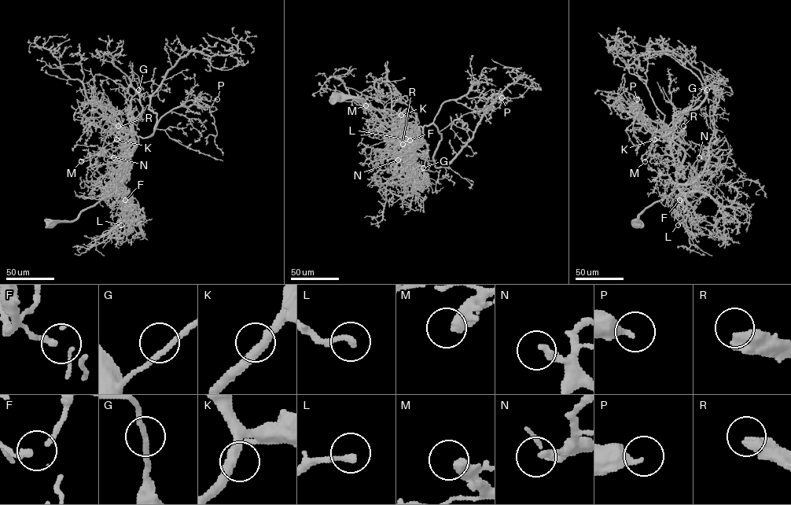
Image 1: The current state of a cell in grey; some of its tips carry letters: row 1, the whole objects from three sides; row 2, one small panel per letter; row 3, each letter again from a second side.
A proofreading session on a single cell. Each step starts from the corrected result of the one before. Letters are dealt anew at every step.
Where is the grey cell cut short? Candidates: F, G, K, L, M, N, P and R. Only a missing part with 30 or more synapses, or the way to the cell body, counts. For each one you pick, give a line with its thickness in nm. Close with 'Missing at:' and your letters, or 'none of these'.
N: 240 nm
R: 500 nm
Missing at: N, R

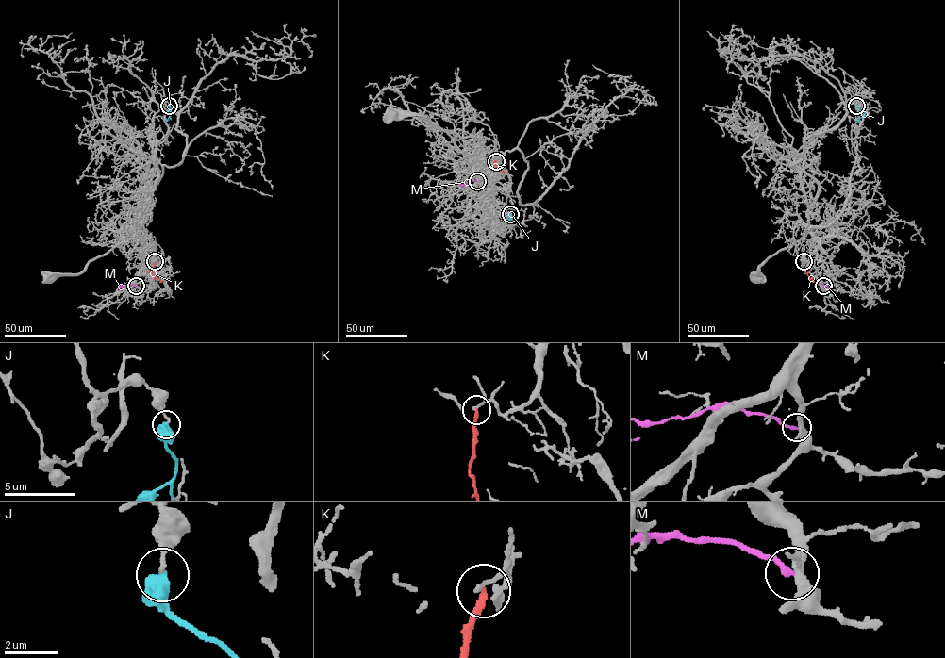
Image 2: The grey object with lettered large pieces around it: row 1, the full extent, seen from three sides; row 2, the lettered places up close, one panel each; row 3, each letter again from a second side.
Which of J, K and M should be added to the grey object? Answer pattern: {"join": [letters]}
{"join": []}

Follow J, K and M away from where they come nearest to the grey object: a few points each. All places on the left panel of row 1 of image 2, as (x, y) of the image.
J: (169, 106), (170, 117), (166, 118)
K: (155, 261), (153, 273), (163, 281)
M: (136, 286), (121, 285), (119, 289)

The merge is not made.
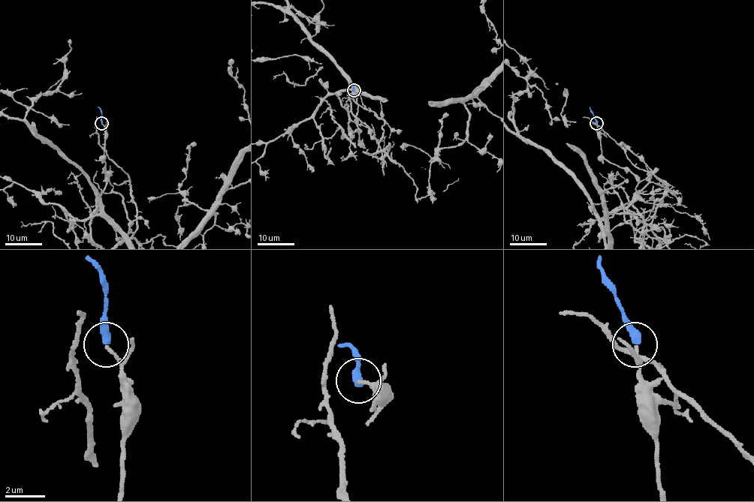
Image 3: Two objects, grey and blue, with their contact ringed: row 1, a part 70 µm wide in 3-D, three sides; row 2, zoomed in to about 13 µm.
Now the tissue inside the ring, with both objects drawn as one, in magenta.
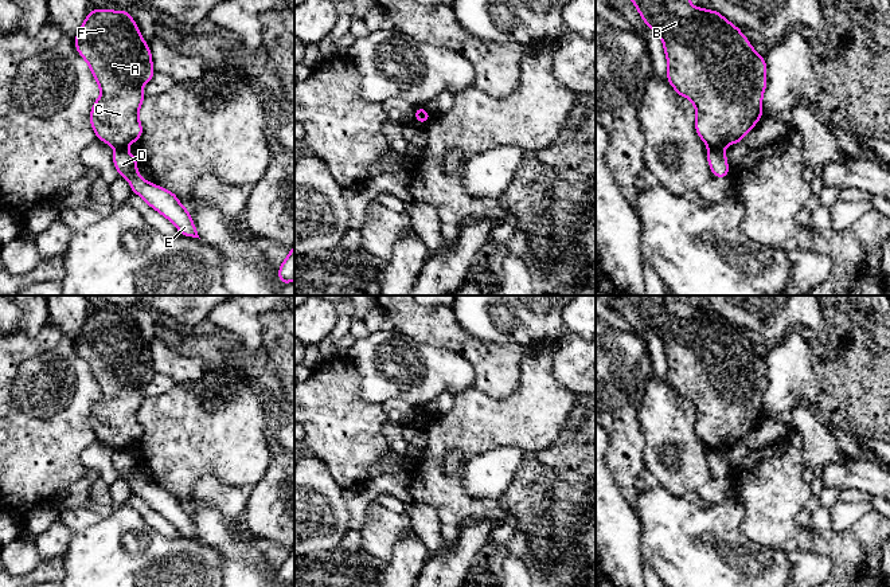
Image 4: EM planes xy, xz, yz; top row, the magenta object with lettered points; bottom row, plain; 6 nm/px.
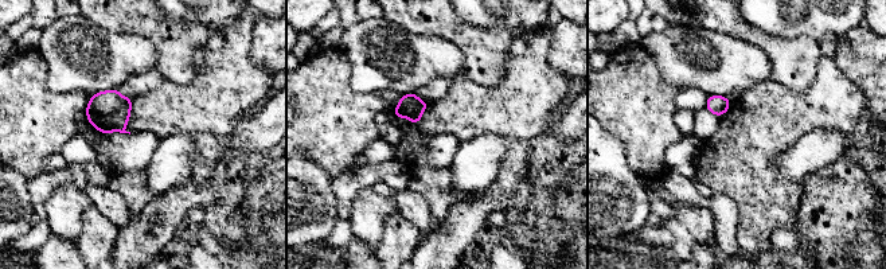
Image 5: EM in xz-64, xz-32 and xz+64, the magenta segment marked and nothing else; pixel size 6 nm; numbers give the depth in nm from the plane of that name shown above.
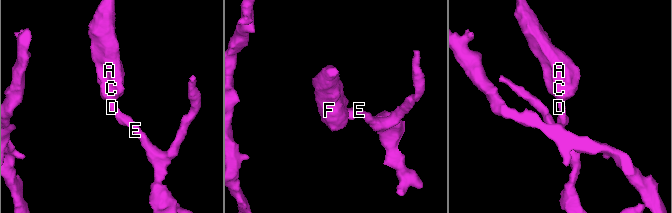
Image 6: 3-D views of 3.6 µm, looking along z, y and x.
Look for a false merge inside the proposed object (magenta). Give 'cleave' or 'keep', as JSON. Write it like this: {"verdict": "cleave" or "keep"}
{"verdict": "cleave"}

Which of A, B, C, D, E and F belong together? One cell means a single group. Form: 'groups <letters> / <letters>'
groups A B C F / D E

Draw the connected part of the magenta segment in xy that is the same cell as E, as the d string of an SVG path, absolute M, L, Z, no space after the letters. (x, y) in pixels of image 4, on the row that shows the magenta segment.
M126 148L114 150L113 164L118 175L128 179L132 192L137 193L149 207L173 223L183 236L199 238L188 210L181 206L176 195L140 177L137 163Z

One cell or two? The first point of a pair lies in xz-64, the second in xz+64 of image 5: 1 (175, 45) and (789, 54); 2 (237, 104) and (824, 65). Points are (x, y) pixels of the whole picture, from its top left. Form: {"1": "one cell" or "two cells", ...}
{"1": "one cell", "2": "one cell"}

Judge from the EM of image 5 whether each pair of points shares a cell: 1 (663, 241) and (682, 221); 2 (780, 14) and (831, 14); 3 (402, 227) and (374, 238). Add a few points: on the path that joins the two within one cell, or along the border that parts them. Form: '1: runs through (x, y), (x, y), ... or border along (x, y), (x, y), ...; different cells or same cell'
1: border along (660, 225), (672, 236), (672, 252), (675, 254); different cells
2: runs through (792, 14), (819, 14); same cell
3: border along (397, 210), (387, 218), (382, 241), (375, 248); different cells

